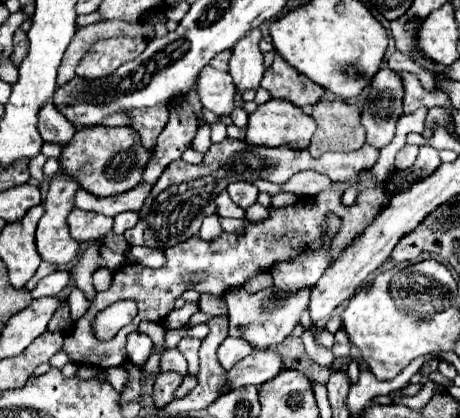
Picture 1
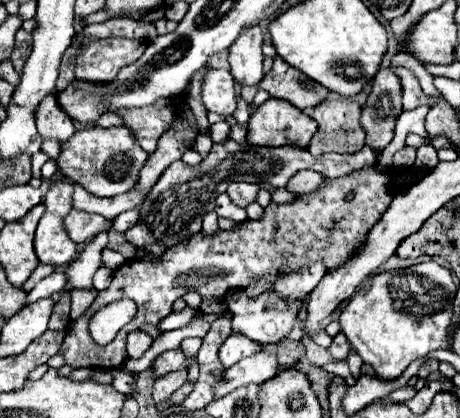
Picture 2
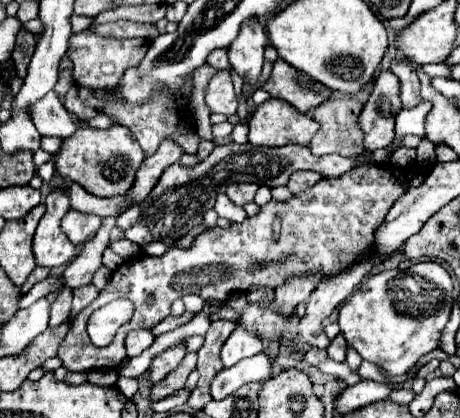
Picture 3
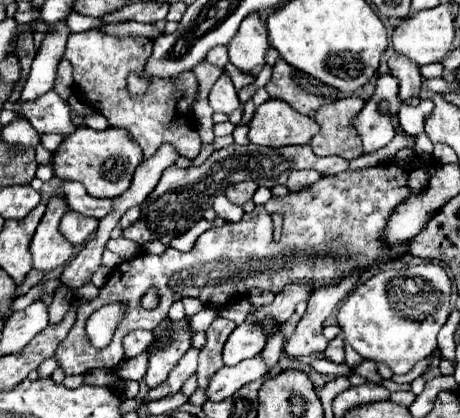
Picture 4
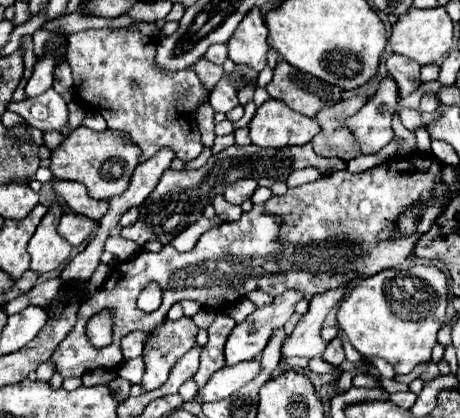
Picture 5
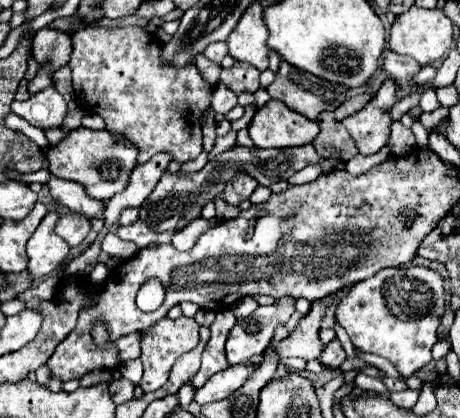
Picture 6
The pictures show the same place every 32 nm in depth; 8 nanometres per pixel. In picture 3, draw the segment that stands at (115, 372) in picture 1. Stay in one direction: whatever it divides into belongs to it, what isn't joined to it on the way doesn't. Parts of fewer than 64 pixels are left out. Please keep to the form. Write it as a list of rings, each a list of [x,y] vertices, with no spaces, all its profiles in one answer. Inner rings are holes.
[[[118,374],[115,387],[119,392],[124,394],[127,399],[132,399],[138,391],[138,380]]]

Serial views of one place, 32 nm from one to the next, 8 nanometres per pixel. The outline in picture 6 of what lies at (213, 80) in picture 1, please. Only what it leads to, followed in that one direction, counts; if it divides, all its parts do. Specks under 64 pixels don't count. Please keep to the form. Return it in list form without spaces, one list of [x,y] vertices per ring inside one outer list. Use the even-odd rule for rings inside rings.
[[[222,82],[216,84],[214,94],[212,94],[212,110],[218,114],[226,114],[236,106],[236,94]]]

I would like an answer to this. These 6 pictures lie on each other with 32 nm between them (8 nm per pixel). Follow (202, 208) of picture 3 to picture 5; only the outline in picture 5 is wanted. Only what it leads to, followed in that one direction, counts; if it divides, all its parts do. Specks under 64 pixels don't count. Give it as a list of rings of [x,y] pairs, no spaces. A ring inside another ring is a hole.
[[[232,144],[226,150],[212,154],[208,164],[204,164],[198,170],[172,170],[172,168],[168,168],[162,174],[154,192],[140,206],[140,218],[136,220],[136,224],[122,228],[122,238],[134,240],[138,246],[144,246],[150,240],[170,244],[174,236],[178,236],[184,228],[188,228],[188,224],[192,224],[198,208],[208,206],[208,202],[212,204],[214,196],[222,194],[222,190],[226,188],[226,182],[234,182],[238,178],[252,178],[252,180],[264,182],[264,184],[274,184],[276,180],[286,182],[286,178],[290,176],[292,170],[300,170],[300,168],[308,168],[308,166],[318,168],[320,174],[334,174],[340,170],[346,170],[344,160],[316,156],[312,152],[310,144],[286,146],[286,148],[260,148],[254,144],[250,144],[250,146]]]

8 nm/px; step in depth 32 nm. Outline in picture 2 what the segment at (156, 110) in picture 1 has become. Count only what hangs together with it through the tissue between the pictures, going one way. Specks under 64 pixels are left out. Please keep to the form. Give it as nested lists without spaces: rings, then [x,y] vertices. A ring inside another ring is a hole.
[[[160,100],[154,106],[144,106],[144,108],[128,108],[128,110],[120,110],[118,114],[124,118],[126,126],[132,128],[132,132],[136,134],[136,140],[140,142],[140,146],[152,154],[156,150],[156,142],[162,136],[164,130],[168,130],[174,110],[166,110],[172,108],[172,100]]]

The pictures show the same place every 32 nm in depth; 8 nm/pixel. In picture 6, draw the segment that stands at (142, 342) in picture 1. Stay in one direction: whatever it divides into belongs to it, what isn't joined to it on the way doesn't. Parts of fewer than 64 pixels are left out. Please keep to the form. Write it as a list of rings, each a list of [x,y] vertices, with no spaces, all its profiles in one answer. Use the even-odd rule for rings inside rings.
[[[132,332],[126,334],[124,338],[118,340],[118,352],[120,352],[120,360],[132,360],[140,356],[140,340],[142,334],[140,332]]]

